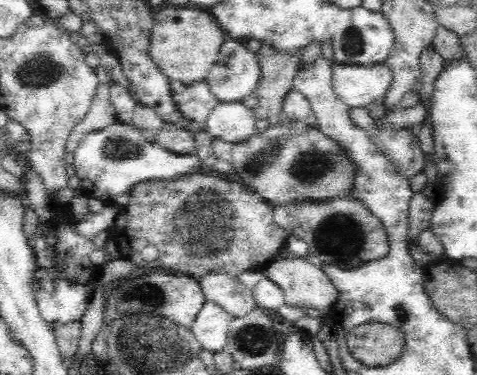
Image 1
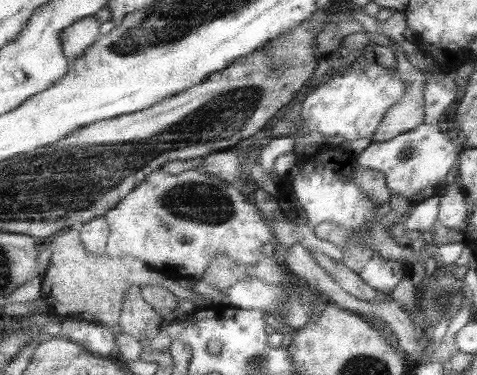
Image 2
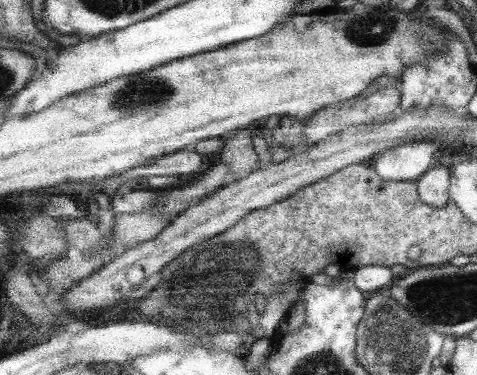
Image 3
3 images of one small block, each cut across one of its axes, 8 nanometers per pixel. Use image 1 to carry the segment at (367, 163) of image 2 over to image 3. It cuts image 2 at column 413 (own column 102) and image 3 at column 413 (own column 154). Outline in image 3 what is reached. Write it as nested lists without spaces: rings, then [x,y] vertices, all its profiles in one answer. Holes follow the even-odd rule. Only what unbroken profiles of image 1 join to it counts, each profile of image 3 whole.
[[[433,142],[403,144],[385,150],[375,162],[375,170],[383,180],[391,182],[417,182],[431,168],[435,168],[437,156],[443,154]]]

